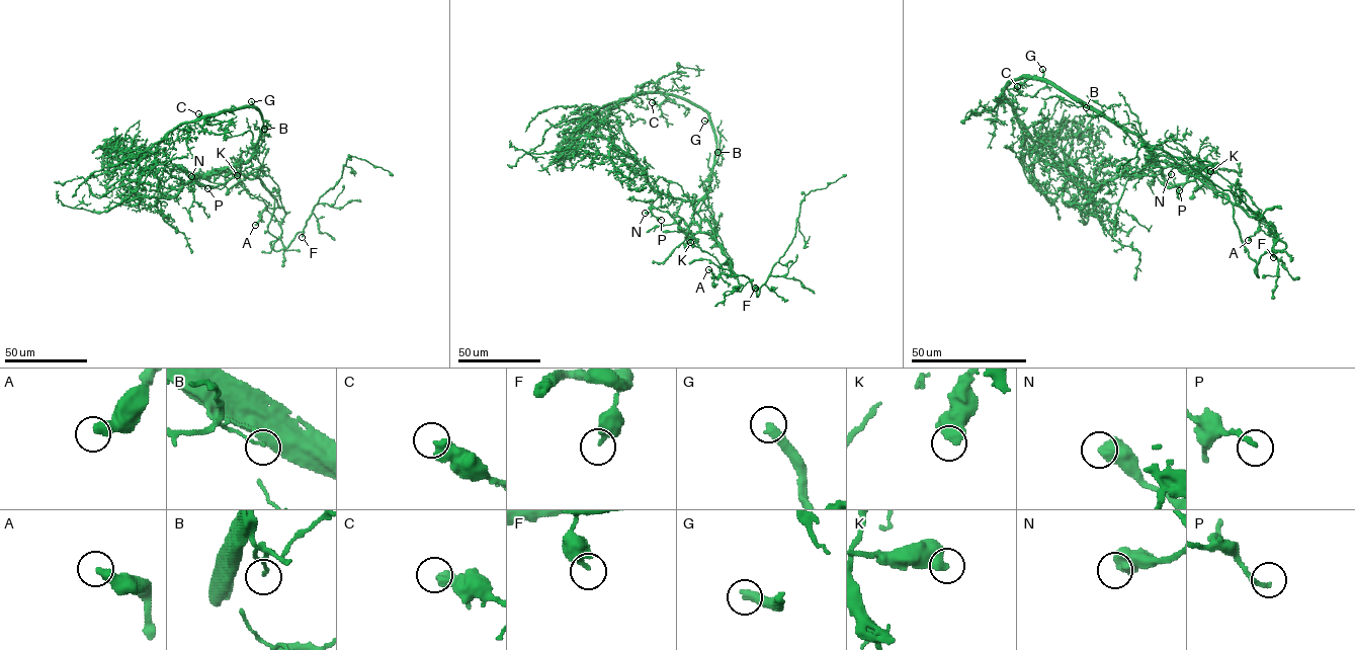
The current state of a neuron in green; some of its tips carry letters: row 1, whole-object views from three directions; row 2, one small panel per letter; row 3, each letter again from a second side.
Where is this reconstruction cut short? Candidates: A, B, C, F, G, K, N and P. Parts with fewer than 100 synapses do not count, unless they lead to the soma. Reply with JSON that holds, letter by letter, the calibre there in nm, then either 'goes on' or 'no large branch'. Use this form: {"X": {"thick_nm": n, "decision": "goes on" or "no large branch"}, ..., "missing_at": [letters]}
{"A": {"thick_nm": 420, "decision": "no large branch"}, "B": {"thick_nm": 90, "decision": "no large branch"}, "C": {"thick_nm": 500, "decision": "no large branch"}, "F": {"thick_nm": 400, "decision": "no large branch"}, "G": {"thick_nm": 380, "decision": "goes on"}, "K": {"thick_nm": 650, "decision": "no large branch"}, "N": {"thick_nm": 650, "decision": "no large branch"}, "P": {"thick_nm": 180, "decision": "no large branch"}, "missing_at": ["G"]}

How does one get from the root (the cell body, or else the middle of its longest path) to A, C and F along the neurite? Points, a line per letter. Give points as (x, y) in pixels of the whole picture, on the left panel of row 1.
A: (245, 163), (239, 166), (247, 175), (239, 176), (244, 187), (251, 197), (259, 196), (268, 202), (255, 225)
C: (245, 163), (258, 141), (262, 127), (261, 113), (253, 107), (239, 107), (208, 117), (198, 113)
F: (245, 163), (241, 171), (258, 178), (274, 199), (267, 227), (276, 238), (273, 249), (302, 237)

